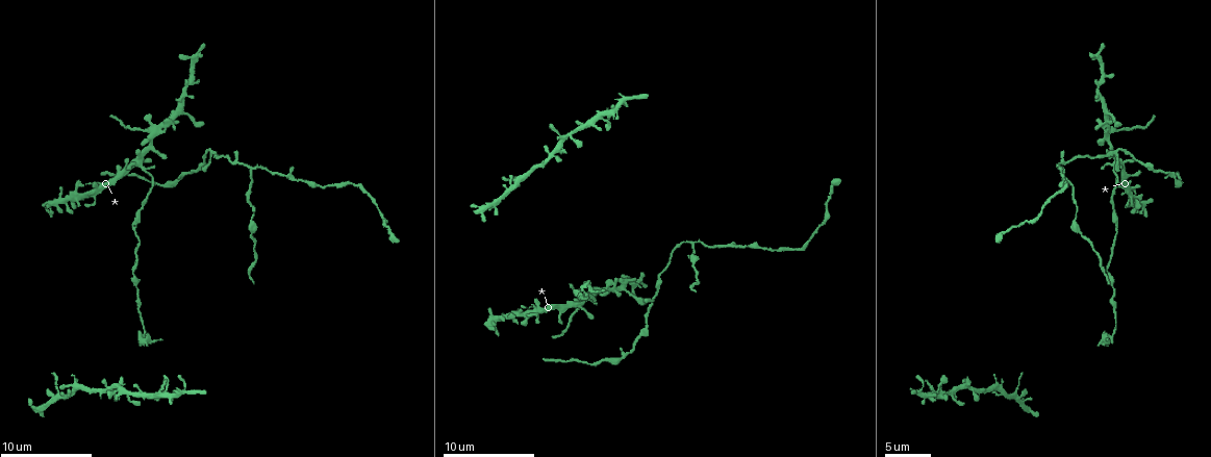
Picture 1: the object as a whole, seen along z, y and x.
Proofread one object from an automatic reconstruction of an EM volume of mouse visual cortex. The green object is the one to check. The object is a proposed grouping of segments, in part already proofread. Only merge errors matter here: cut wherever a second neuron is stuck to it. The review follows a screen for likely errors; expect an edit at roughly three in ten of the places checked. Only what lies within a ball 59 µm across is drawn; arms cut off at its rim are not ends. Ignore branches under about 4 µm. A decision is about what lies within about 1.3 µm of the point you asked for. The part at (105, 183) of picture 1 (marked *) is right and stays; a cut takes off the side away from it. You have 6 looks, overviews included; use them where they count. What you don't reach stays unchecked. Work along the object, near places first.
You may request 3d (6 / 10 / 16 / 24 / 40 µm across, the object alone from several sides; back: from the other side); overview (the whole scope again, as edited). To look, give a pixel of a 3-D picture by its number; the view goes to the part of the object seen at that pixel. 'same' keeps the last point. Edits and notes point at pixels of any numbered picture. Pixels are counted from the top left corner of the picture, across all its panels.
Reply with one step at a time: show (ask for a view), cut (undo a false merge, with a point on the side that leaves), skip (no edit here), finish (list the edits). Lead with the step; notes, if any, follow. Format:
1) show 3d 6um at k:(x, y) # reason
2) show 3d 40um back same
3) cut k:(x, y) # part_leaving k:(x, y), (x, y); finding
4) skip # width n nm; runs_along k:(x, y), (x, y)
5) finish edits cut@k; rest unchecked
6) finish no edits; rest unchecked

show 3d 10um at 1:(624, 287) # three arms meet

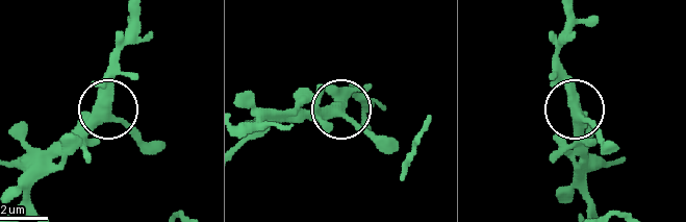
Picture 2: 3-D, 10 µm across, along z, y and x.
skip # width 380 nm; runs_along 2:(590, 206), (584, 128), (556, 53); all the same neuron

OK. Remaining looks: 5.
show 3d 10um at 1:(149, 129) # a fork

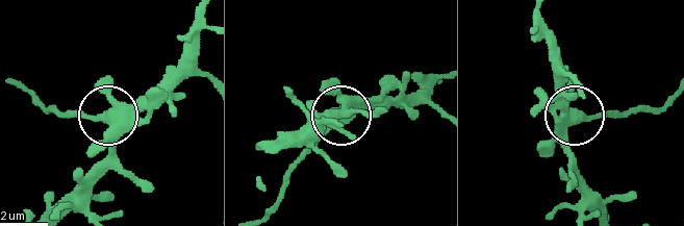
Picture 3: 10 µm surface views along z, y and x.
cut 3:(92, 120) # width 290 nm; part_leaving 3:(114, 119), (50, 112), (8, 78); a second neuron is stuck on

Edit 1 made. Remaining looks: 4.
show 3d 10um at 1:(249, 172) # three-way junction

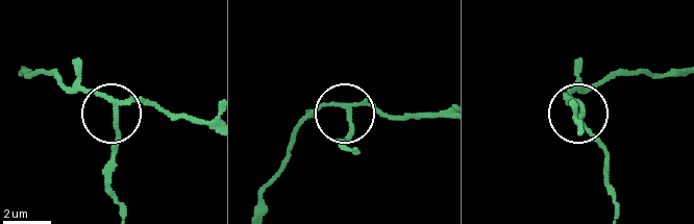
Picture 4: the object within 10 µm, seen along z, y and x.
show 3d 6um at 4:(351, 112) # closer look

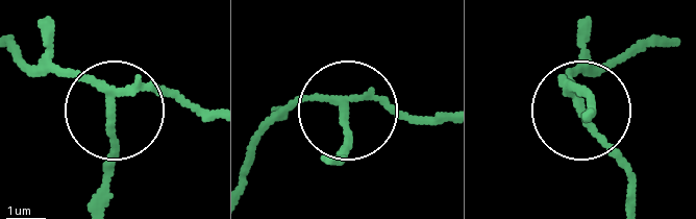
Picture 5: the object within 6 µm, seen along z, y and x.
cut 5:(113, 135) # width 170 nm; part_leaving 5:(105, 91), (116, 157), (105, 208); two neurons meet here

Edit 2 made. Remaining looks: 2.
finish edits cut@3, cut@5; rest unchecked

